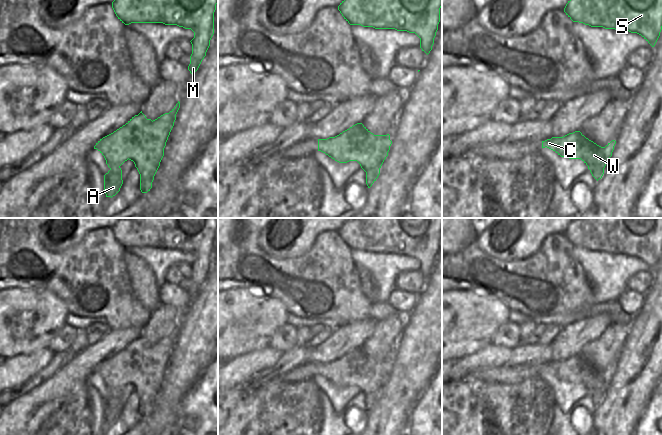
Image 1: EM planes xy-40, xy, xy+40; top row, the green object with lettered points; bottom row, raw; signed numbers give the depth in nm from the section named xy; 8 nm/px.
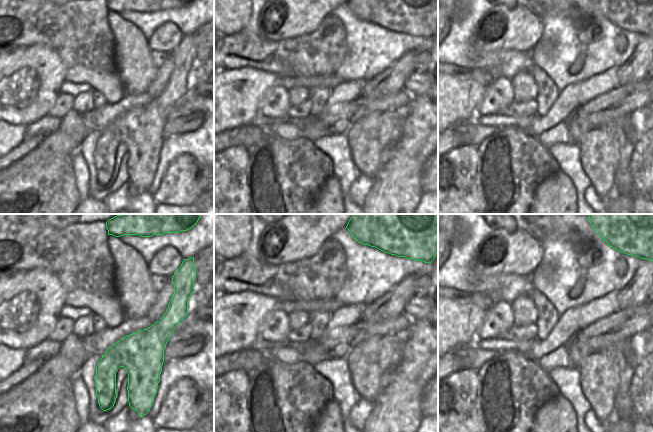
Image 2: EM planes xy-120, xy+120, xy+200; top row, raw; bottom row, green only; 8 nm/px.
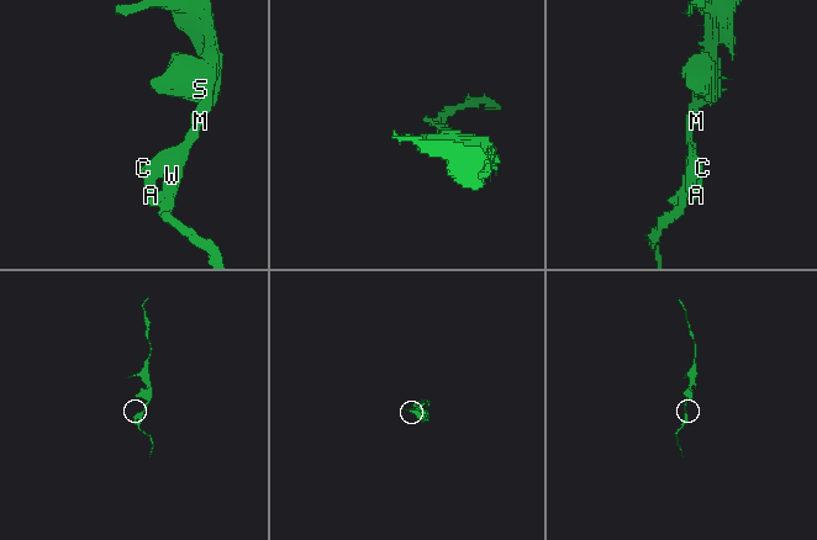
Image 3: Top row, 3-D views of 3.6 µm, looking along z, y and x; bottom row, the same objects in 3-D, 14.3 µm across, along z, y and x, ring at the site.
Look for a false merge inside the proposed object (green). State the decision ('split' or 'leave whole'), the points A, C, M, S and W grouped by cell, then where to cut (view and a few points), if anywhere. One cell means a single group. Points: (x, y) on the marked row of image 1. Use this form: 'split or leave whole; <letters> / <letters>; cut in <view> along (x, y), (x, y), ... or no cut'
split; A C / M S W; cut in xy-40 along (156, 122), (150, 136), (128, 142), (127, 158)

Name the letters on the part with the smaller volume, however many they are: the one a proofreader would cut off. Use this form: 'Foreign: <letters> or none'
Foreign: A, C

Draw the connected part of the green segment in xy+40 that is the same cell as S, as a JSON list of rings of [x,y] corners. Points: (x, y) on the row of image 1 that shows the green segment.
[[[570,0],[564,12],[573,22],[637,33],[652,47],[662,30],[662,0]]]

